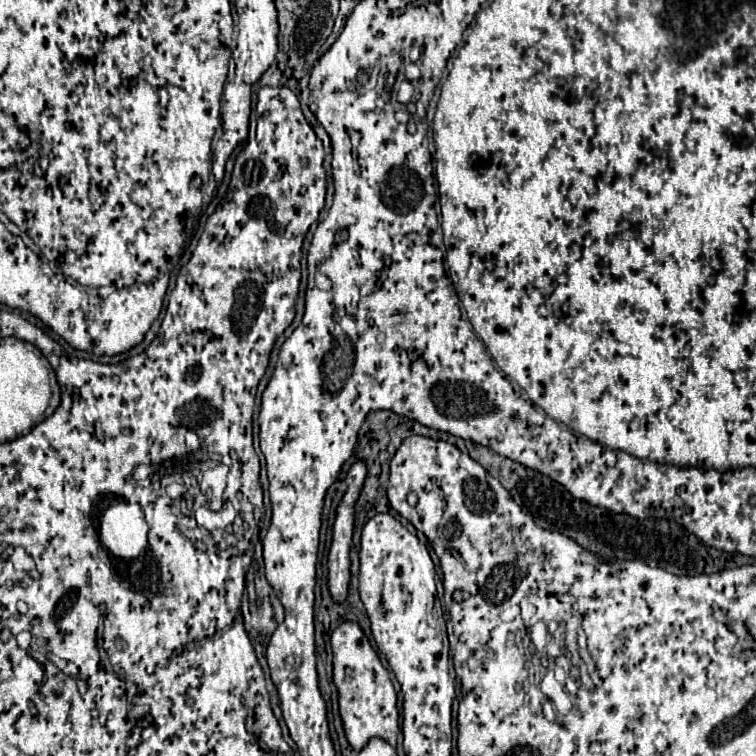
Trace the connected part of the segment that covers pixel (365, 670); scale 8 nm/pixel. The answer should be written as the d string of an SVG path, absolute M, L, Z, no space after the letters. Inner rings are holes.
M342 622L332 632L332 652L334 652L334 684L338 688L338 706L342 726L348 744L360 752L372 738L382 738L390 746L396 746L398 734L398 708L396 690L392 686L388 670L382 666L372 644L360 630L356 622Z

